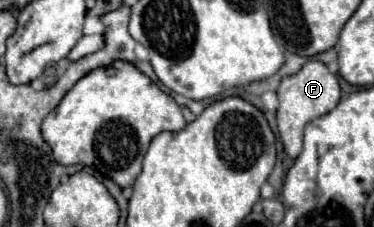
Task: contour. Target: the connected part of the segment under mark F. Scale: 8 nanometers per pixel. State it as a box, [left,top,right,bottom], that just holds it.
[278,60,340,158]

